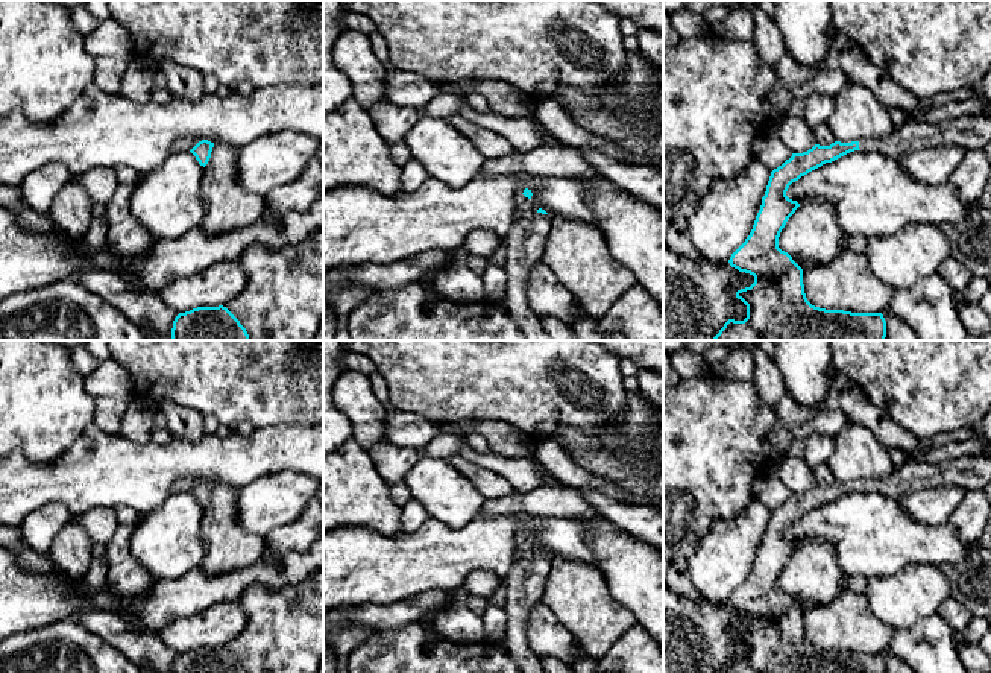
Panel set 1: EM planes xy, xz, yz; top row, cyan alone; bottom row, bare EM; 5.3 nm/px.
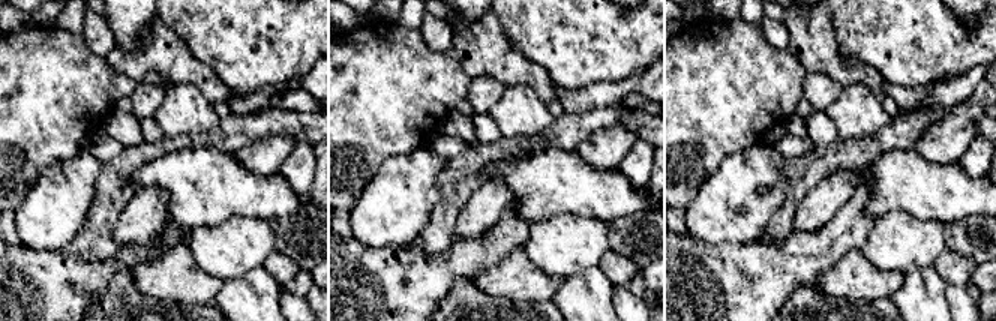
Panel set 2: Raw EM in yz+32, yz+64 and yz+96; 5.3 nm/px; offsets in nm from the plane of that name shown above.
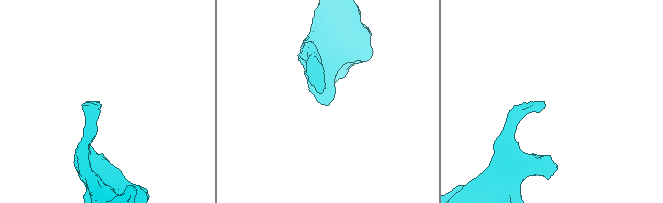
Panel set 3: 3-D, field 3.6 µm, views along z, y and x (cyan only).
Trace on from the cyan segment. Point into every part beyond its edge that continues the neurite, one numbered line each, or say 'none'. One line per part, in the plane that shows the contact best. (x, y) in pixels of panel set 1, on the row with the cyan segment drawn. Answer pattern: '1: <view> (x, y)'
1: xy (182, 145)

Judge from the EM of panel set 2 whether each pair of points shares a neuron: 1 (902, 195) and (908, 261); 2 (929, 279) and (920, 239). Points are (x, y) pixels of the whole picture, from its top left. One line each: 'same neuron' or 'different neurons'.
1: different neurons
2: different neurons

